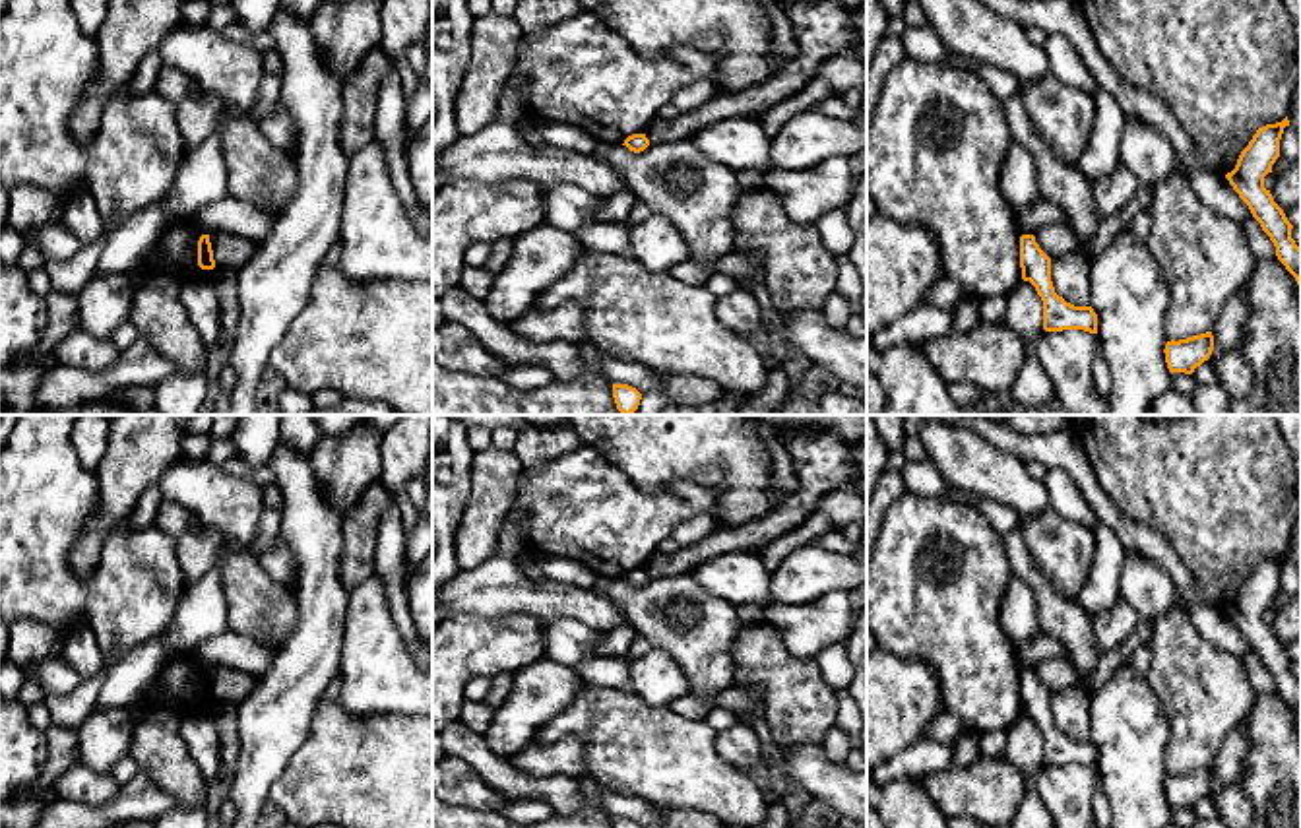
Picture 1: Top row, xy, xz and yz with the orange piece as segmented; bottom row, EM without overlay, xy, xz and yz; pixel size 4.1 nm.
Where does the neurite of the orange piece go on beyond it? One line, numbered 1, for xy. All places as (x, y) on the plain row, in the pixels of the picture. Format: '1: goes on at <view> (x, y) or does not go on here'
1: does not go on here

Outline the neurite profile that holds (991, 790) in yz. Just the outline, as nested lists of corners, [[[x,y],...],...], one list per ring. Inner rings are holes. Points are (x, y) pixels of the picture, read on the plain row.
[[[1004,754],[915,780],[946,818],[968,816],[983,828],[1006,828],[1016,816],[1026,776]]]

